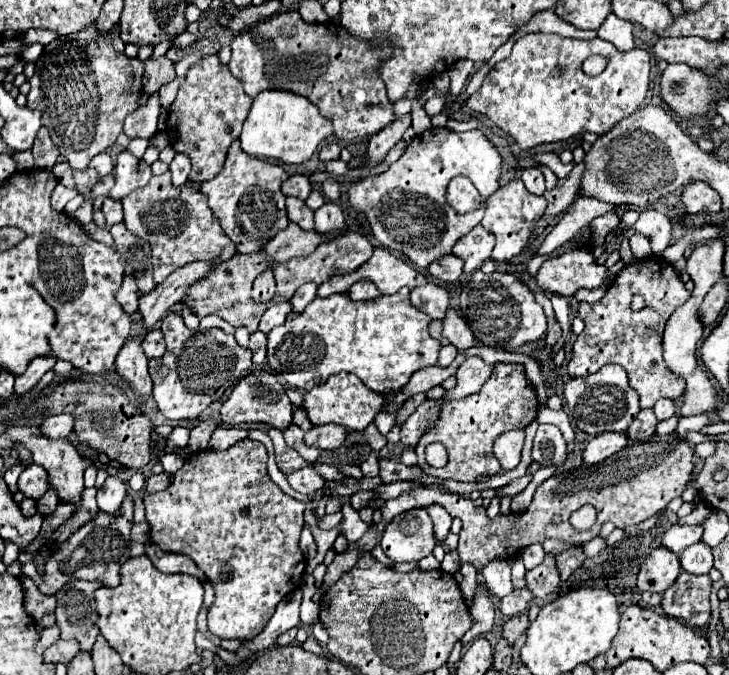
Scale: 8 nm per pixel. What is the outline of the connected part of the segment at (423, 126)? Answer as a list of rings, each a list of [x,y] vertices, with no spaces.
[[[414,98],[414,104],[412,104],[412,128],[416,130],[416,134],[422,134],[432,128],[430,118],[424,112],[424,104],[418,98]]]

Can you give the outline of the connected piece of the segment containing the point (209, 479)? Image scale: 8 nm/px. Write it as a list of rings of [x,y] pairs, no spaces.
[[[248,440],[248,442],[240,442],[224,452],[216,452],[216,450],[204,450],[198,454],[192,454],[184,466],[172,476],[170,486],[164,492],[158,494],[146,494],[144,496],[144,506],[146,506],[146,520],[150,524],[150,540],[156,542],[164,552],[174,552],[174,554],[184,554],[188,556],[210,580],[210,584],[214,586],[216,598],[210,606],[210,614],[208,614],[208,632],[222,638],[222,640],[250,640],[256,634],[260,634],[264,630],[264,624],[268,624],[272,612],[276,610],[276,604],[280,600],[284,600],[284,596],[288,596],[288,592],[294,592],[296,588],[300,588],[302,578],[304,578],[304,570],[306,570],[306,560],[304,554],[298,548],[298,540],[300,540],[300,532],[304,526],[304,502],[294,500],[292,496],[284,494],[270,478],[268,478],[268,470],[266,470],[266,448],[260,442]]]

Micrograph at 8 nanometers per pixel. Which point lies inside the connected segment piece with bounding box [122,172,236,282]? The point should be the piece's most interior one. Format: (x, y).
(180, 230)

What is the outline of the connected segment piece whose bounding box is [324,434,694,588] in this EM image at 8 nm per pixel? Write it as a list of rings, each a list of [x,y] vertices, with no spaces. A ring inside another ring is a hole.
[[[674,434],[668,436],[652,436],[650,442],[630,442],[624,450],[616,452],[608,460],[596,466],[580,466],[578,470],[570,472],[556,472],[552,478],[542,482],[536,488],[534,500],[530,508],[522,514],[498,514],[494,520],[486,516],[486,508],[476,508],[470,498],[462,498],[460,494],[444,492],[440,488],[420,486],[412,492],[404,492],[394,500],[388,500],[382,508],[382,520],[374,524],[372,530],[368,530],[358,542],[350,544],[346,552],[336,554],[334,562],[328,566],[324,576],[324,586],[332,586],[344,572],[352,570],[358,562],[360,554],[372,552],[372,548],[378,544],[378,538],[384,530],[384,526],[398,516],[400,512],[412,510],[412,508],[428,508],[432,504],[444,506],[452,518],[462,520],[460,530],[460,544],[458,552],[462,562],[470,562],[476,566],[476,570],[482,570],[488,562],[496,558],[512,560],[518,556],[520,548],[536,542],[544,542],[546,538],[554,538],[568,544],[582,546],[584,542],[598,536],[598,530],[604,522],[612,522],[616,528],[626,528],[630,524],[638,524],[650,516],[654,516],[658,510],[666,508],[670,500],[680,496],[690,482],[690,474],[694,470],[694,448],[686,440],[674,438]],[[584,504],[592,504],[596,508],[596,524],[586,530],[574,530],[568,522],[570,514],[578,510]]]

